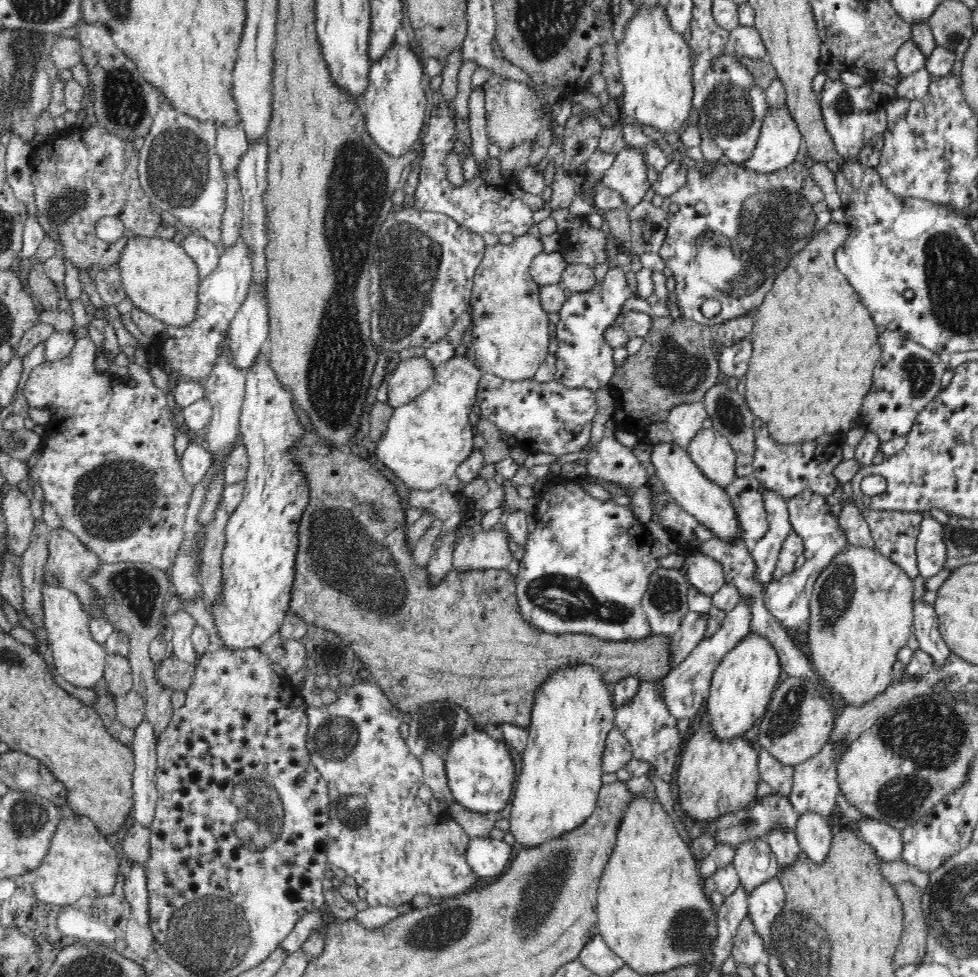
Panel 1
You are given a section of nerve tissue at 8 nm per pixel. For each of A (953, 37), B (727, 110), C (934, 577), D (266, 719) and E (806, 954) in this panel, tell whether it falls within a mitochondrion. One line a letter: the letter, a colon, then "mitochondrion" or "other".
A: mitochondrion
B: mitochondrion
C: other
D: other
E: mitochondrion

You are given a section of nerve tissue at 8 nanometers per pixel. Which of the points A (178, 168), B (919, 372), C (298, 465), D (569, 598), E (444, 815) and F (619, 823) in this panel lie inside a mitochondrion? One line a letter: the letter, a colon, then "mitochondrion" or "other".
A: mitochondrion
B: mitochondrion
C: other
D: mitochondrion
E: other
F: other

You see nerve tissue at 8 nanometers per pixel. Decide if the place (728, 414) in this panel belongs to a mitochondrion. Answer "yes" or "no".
yes

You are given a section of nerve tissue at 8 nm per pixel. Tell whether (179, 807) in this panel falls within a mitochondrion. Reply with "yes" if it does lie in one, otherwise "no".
no

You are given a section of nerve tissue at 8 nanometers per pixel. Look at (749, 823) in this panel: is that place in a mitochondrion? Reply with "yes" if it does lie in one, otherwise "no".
yes

